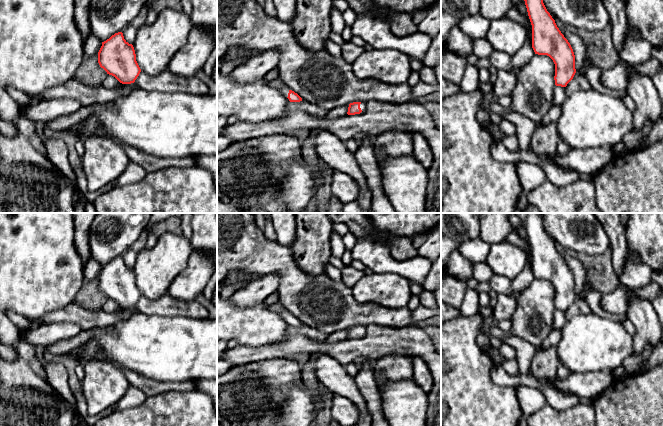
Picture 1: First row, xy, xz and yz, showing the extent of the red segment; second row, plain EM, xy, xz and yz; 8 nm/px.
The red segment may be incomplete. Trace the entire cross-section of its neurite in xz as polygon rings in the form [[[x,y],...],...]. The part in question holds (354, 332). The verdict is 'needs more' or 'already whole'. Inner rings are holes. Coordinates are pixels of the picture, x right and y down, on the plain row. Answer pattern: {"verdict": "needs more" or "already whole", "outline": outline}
{"verdict": "needs more", "outline": [[[353,326],[349,328],[348,339],[360,338],[366,333],[366,326]]]}

